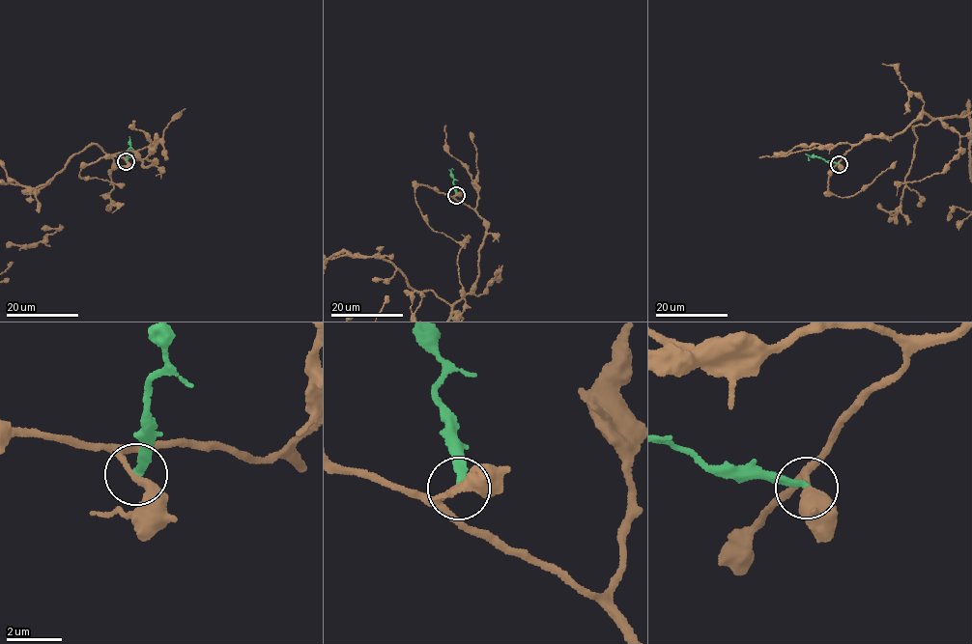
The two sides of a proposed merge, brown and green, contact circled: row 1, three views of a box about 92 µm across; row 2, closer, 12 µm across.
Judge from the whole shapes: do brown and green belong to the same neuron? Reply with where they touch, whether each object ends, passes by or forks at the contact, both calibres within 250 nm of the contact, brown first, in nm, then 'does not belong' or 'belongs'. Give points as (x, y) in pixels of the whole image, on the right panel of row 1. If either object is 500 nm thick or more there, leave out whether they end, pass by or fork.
at (839, 164); brown passes by; green ends there; 280 nm thick on the brown side, 240 nm on the other; does not belong

